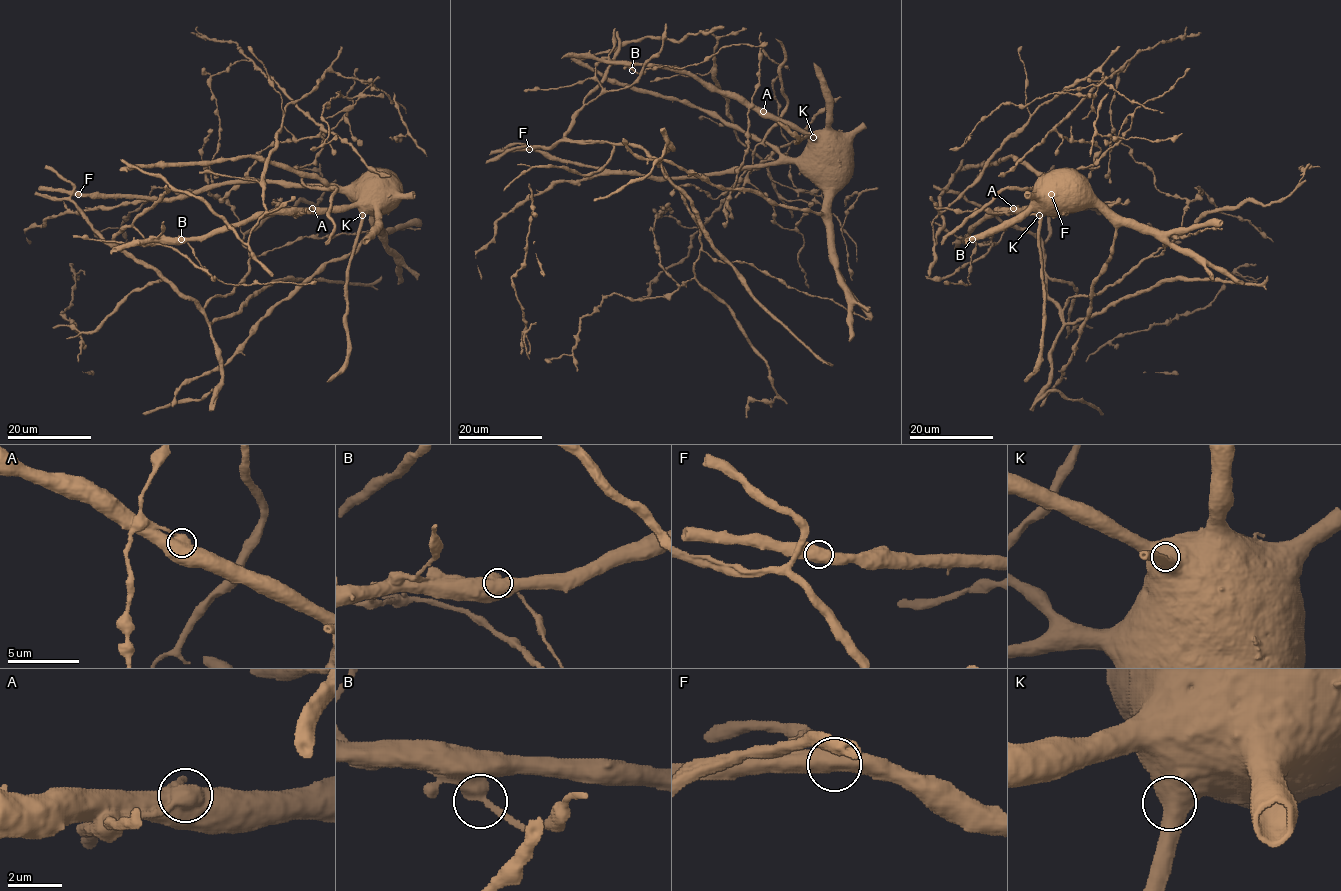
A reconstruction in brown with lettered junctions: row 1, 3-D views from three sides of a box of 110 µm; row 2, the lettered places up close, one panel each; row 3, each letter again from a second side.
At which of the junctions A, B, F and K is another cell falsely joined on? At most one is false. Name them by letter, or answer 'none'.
none

